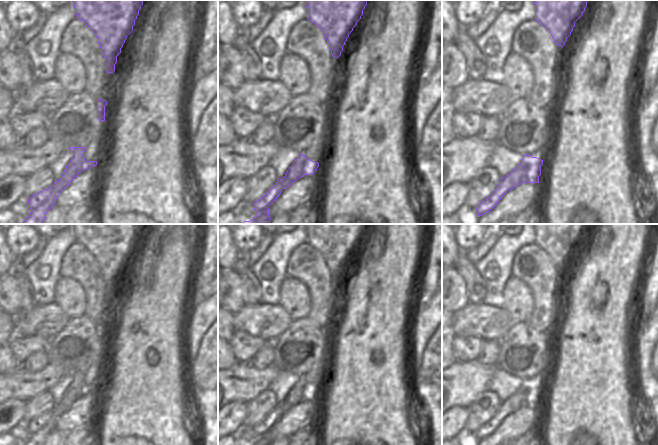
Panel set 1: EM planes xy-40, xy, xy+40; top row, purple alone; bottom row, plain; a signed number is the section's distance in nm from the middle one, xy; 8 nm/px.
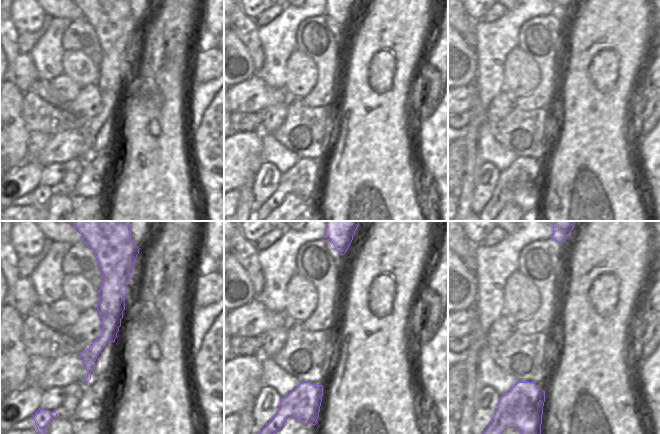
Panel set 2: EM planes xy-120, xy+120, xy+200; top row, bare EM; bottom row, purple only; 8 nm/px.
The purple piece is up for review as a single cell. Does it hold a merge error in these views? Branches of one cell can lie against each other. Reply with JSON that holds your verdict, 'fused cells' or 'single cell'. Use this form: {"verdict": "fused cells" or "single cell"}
{"verdict": "fused cells"}

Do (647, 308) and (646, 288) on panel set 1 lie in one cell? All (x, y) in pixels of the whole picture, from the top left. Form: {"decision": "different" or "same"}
{"decision": "same"}

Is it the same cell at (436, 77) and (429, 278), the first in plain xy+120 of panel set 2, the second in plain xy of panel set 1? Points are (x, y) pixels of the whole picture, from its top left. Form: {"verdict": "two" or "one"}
{"verdict": "one"}

